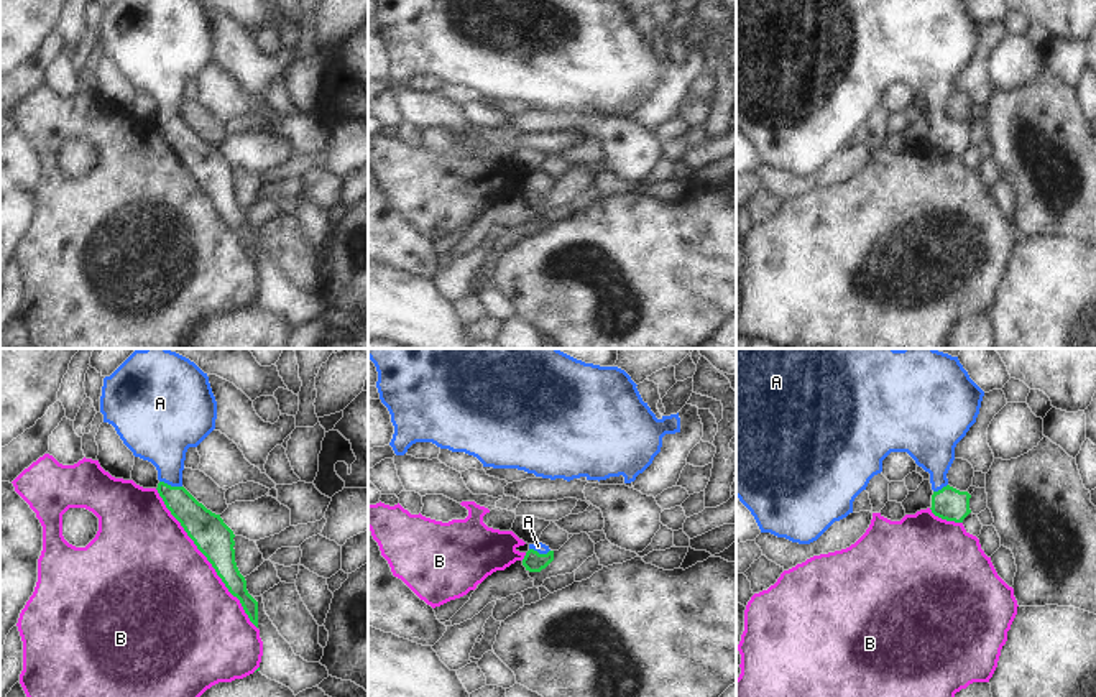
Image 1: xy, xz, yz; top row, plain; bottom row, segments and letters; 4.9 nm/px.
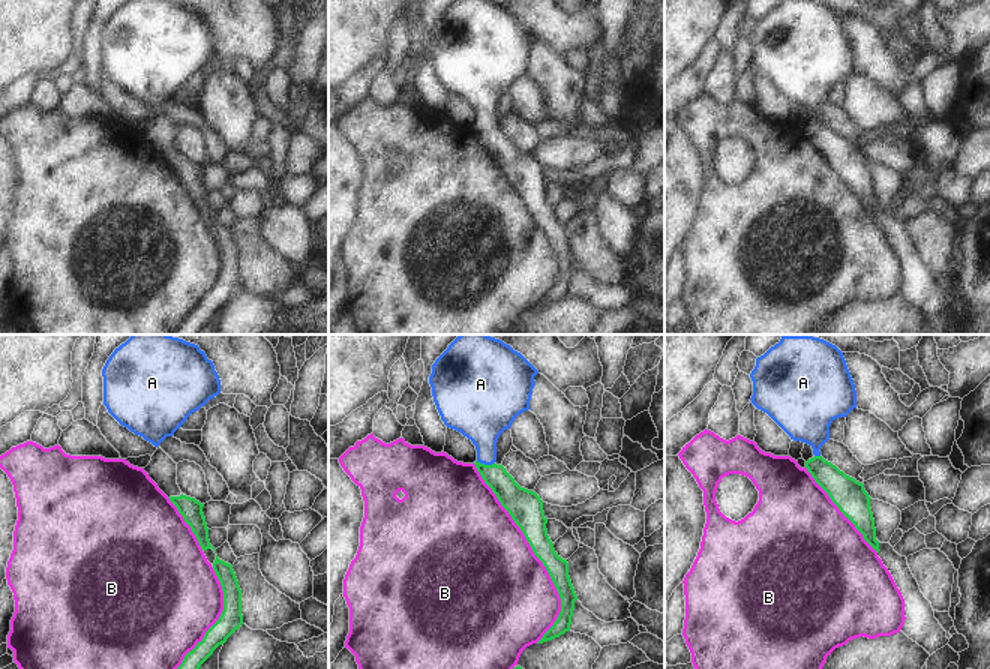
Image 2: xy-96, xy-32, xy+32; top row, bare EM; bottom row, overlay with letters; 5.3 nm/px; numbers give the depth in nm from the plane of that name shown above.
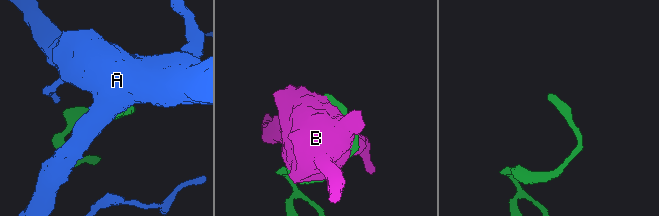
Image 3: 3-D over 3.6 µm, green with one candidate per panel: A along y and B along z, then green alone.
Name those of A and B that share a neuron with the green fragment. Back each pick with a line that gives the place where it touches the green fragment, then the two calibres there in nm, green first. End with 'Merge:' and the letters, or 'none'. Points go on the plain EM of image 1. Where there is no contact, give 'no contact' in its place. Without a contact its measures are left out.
A: contact xy (170, 117); calibres 160 and 280 nm
Merge: A

